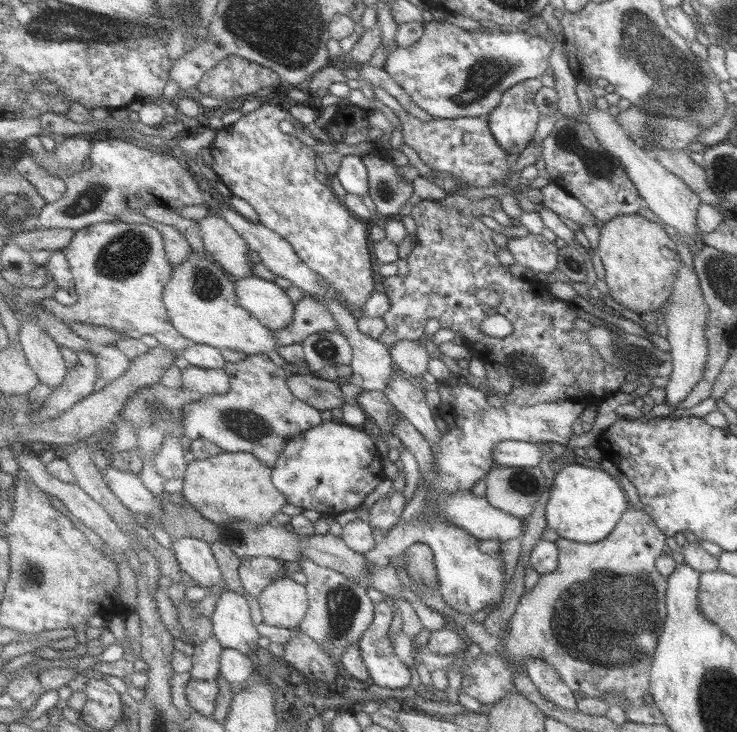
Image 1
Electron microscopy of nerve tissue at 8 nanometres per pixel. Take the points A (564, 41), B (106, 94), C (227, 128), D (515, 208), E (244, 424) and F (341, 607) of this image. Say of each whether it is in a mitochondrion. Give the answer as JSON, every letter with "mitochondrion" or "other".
{"A":"other","B":"other","C":"other","D":"other","E":"mitochondrion","F":"mitochondrion"}

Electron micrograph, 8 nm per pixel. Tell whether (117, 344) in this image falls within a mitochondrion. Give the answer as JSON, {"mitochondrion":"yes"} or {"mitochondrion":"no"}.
{"mitochondrion":"no"}

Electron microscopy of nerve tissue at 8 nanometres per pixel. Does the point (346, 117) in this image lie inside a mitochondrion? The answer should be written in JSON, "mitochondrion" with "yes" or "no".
{"mitochondrion":"no"}

